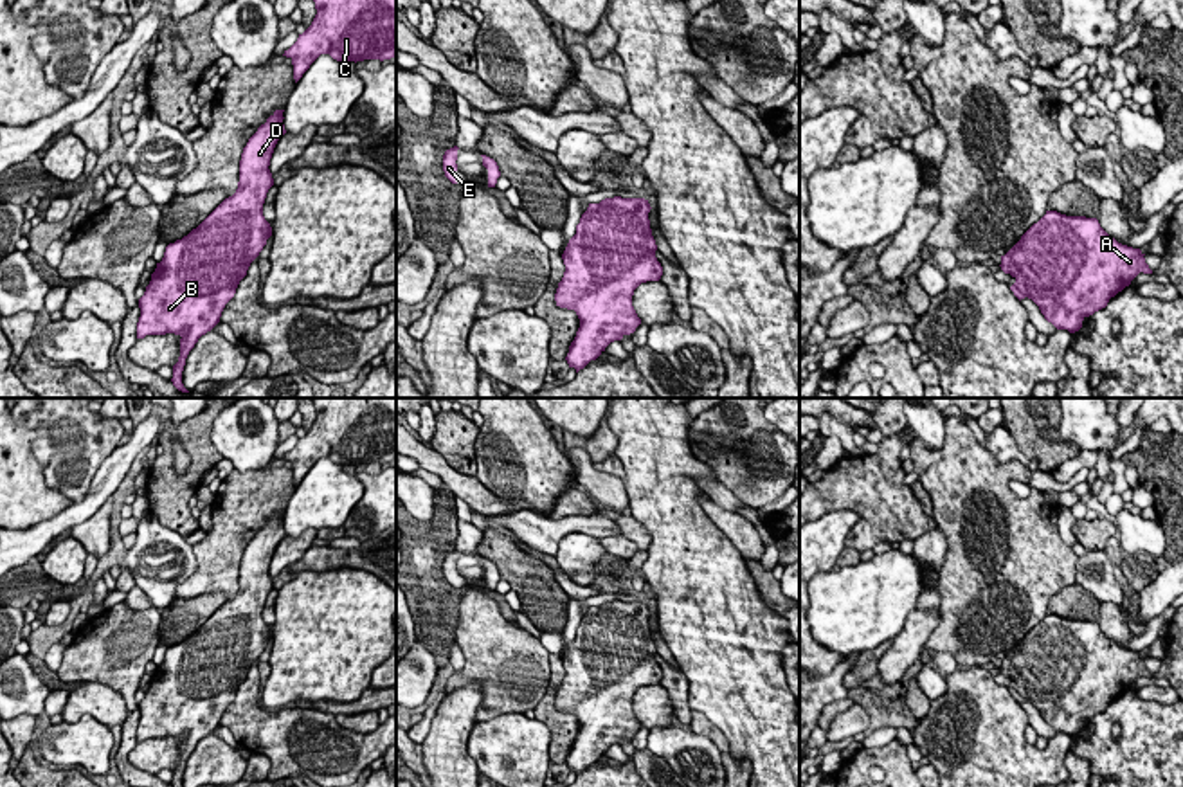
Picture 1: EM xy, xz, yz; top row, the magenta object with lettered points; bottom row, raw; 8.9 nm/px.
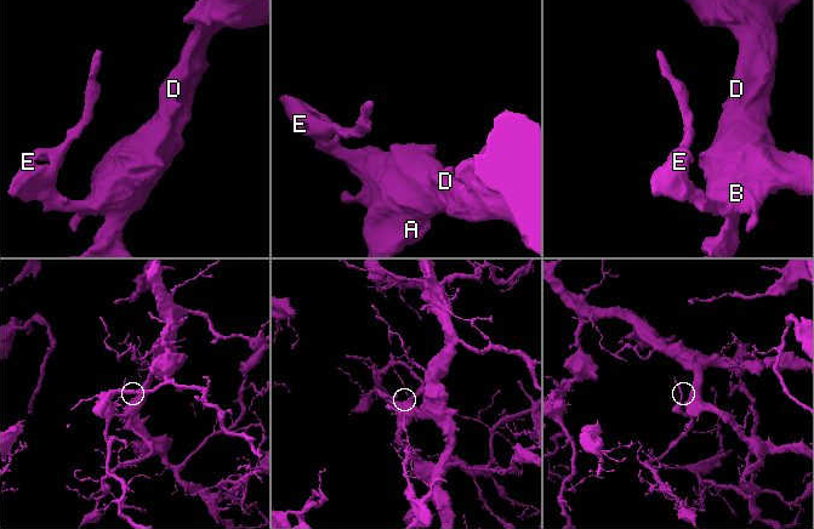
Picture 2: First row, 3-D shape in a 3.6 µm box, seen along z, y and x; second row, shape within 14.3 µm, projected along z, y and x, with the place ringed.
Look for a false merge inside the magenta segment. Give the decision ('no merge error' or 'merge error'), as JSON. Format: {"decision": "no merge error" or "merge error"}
{"decision": "no merge error"}

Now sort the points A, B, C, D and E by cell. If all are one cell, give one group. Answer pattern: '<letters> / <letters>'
A B C D E

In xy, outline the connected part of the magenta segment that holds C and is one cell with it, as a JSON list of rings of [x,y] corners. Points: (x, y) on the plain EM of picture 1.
[[[312,398],[317,418],[312,429],[283,459],[292,463],[295,486],[321,459],[330,457],[337,465],[391,463],[396,459],[396,398]]]

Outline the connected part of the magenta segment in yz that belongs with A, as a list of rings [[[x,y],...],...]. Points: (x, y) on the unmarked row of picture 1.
[[[1057,614],[1034,627],[1021,643],[1001,659],[1001,674],[1016,686],[1010,690],[1021,704],[1032,702],[1044,722],[1057,733],[1075,737],[1082,724],[1107,710],[1109,702],[1122,695],[1140,677],[1152,677],[1145,657],[1118,647],[1098,627],[1097,621],[1066,620]]]

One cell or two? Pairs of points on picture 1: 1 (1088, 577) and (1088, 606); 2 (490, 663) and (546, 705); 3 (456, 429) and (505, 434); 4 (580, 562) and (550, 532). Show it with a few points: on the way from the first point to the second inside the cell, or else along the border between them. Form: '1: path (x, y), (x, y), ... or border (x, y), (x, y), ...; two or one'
1: border (1075, 582), (1101, 602); two
2: border (550, 660), (550, 683), (533, 710); two
3: border (479, 429), (476, 472); two
4: border (598, 537), (568, 533), (553, 555); two

